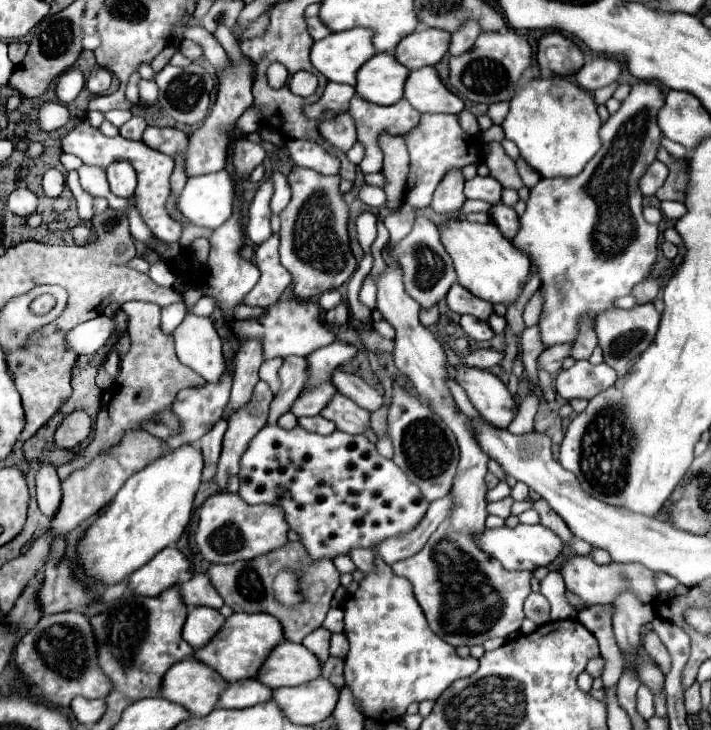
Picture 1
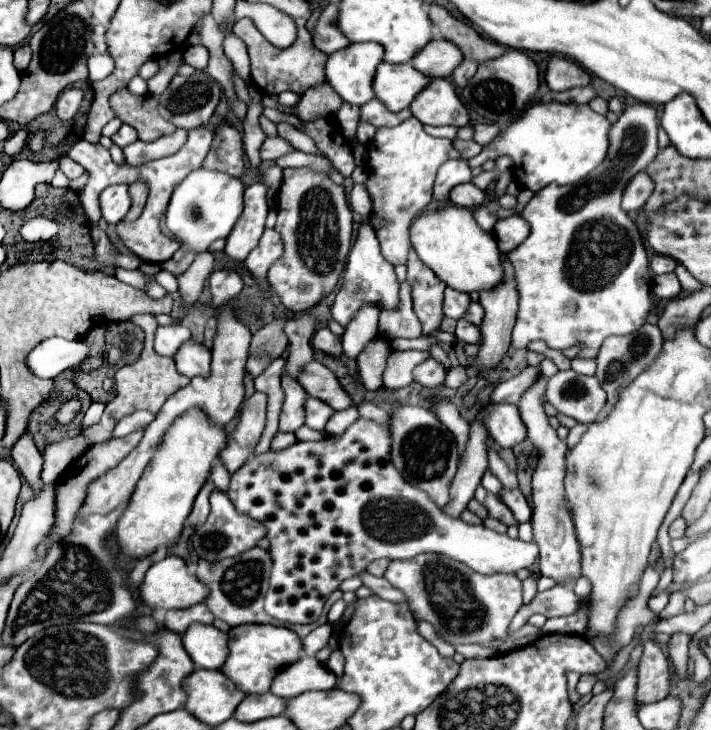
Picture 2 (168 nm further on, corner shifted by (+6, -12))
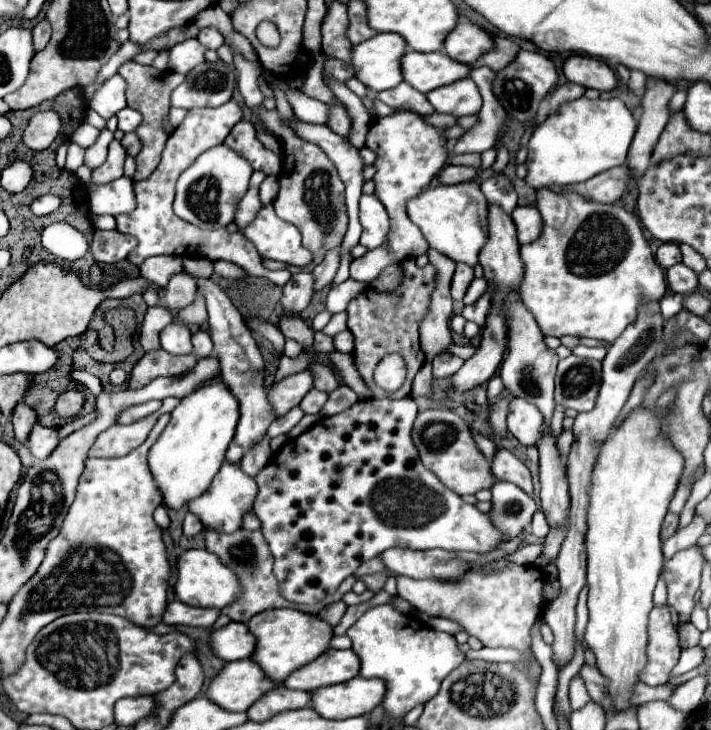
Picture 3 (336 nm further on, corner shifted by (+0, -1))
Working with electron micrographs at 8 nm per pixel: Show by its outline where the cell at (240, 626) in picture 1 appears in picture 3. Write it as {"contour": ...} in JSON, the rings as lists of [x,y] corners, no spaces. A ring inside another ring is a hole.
{"contour":[[[297,609],[263,611],[251,617],[247,621],[247,627],[257,639],[251,661],[255,661],[263,669],[263,673],[271,677],[273,683],[283,683],[287,675],[291,675],[295,669],[319,657],[319,653],[323,653],[329,647],[329,639],[333,637],[333,629],[325,621],[321,621],[315,615],[301,613]]]}

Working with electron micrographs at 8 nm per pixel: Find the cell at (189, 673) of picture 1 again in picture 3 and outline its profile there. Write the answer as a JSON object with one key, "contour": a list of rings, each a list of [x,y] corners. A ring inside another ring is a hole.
{"contour":[[[251,659],[231,661],[213,677],[205,697],[227,711],[247,711],[263,693],[273,689],[265,673]]]}

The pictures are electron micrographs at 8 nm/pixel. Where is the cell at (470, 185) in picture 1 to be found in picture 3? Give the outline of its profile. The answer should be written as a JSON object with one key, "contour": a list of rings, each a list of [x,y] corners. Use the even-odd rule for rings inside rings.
{"contour":[[[445,165],[445,169],[439,173],[439,179],[445,185],[463,183],[463,181],[475,181],[477,179],[477,169],[463,167],[463,165]]]}

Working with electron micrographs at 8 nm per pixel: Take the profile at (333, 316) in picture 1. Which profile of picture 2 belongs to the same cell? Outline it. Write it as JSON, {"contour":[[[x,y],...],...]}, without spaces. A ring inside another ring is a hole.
{"contour":[[[321,328],[315,332],[311,340],[313,350],[319,350],[323,354],[329,354],[331,358],[341,358],[341,338],[337,338],[331,330]]]}

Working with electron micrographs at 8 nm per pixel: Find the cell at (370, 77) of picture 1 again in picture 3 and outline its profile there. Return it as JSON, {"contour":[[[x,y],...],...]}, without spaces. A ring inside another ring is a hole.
{"contour":[[[409,51],[401,59],[401,65],[403,65],[403,81],[421,93],[429,93],[431,89],[469,77],[471,71],[469,65],[449,61],[449,57],[441,51],[435,53]]]}

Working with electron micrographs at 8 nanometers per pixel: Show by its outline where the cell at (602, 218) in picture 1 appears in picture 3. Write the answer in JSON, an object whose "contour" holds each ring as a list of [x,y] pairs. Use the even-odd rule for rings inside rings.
{"contour":[[[543,187],[537,191],[537,209],[543,217],[543,231],[537,241],[521,245],[521,257],[525,263],[521,301],[535,317],[543,335],[575,335],[611,343],[637,319],[643,299],[649,303],[663,299],[667,291],[663,269],[653,259],[639,219],[623,205],[597,203],[575,191],[557,193]]]}

